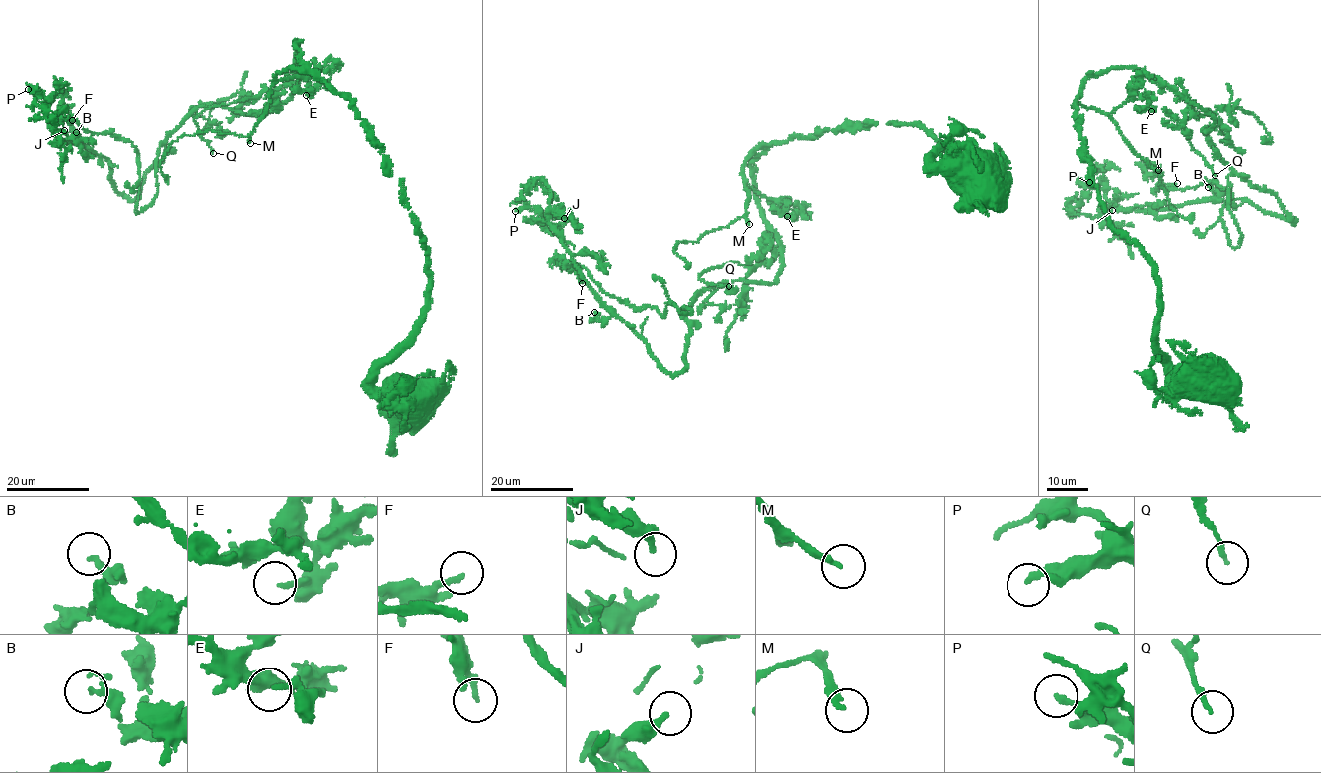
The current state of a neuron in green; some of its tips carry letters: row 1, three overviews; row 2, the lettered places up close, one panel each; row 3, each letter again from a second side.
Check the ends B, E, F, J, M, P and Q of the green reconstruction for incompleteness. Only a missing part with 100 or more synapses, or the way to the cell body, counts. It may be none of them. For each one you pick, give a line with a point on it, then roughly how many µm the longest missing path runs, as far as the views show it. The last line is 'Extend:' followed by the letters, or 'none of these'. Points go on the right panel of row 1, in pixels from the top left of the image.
M: place (1158, 170); missing 20 µm
Extend: M

